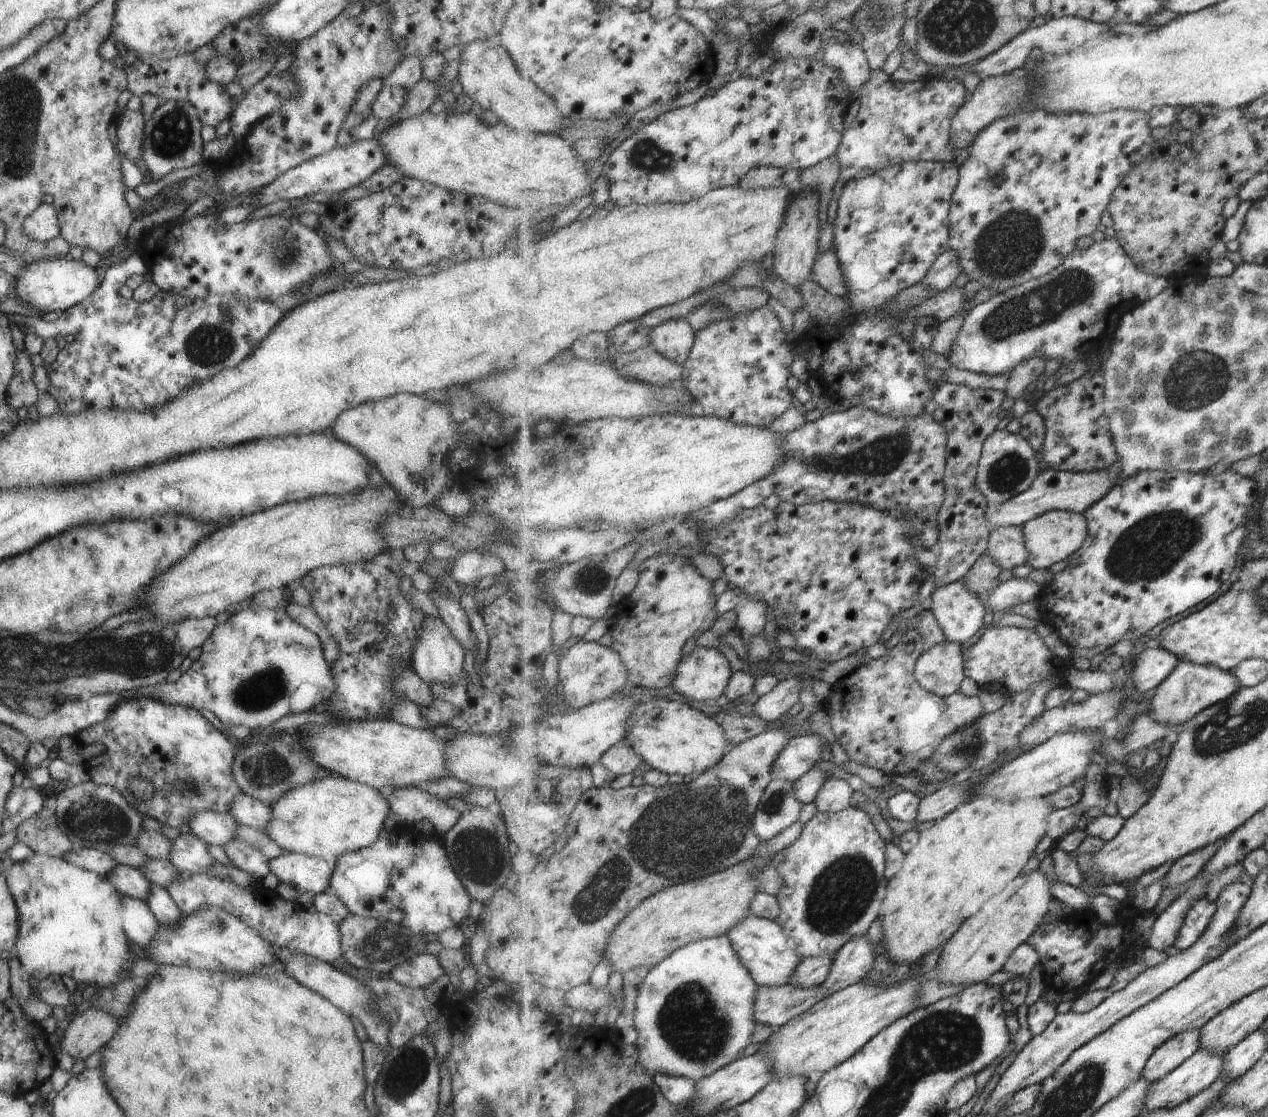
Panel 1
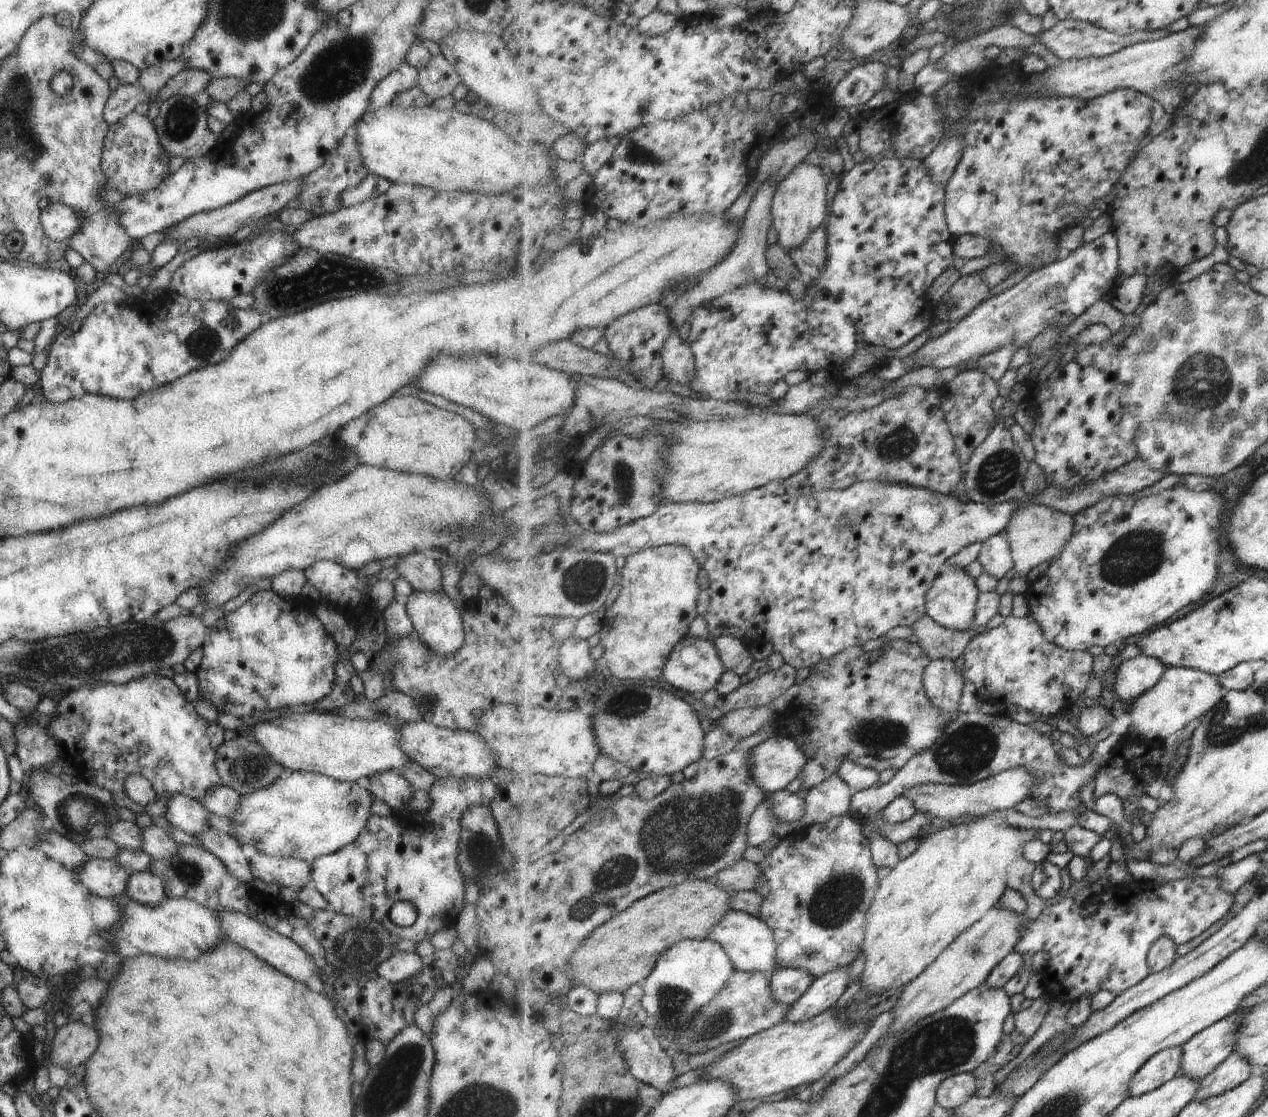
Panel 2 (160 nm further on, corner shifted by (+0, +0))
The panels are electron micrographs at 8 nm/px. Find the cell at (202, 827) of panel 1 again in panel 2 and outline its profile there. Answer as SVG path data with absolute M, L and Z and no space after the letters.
M183 794L171 795L166 800L166 808L163 807L163 817L166 817L169 825L177 827L194 836L195 833L209 827L207 817L209 812L195 799Z

